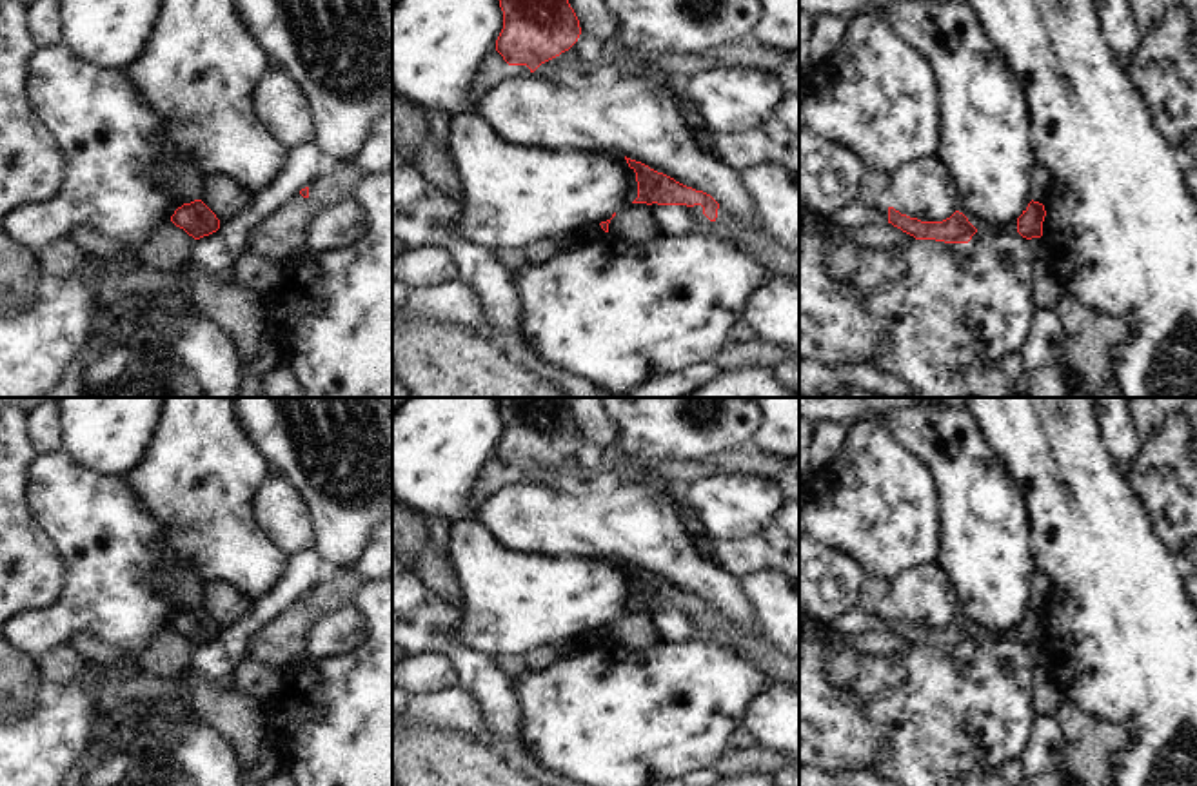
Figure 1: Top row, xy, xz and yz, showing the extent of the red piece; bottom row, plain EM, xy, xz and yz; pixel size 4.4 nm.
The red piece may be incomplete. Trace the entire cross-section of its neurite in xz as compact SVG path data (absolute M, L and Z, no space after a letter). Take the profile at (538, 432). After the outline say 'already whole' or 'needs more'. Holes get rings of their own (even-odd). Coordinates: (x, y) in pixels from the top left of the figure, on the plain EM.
M496 398L496 401L503 418L503 436L496 447L496 457L509 472L527 472L534 479L578 448L581 434L569 410L569 398Z | already whole

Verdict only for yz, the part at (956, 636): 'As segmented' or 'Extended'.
As segmented.

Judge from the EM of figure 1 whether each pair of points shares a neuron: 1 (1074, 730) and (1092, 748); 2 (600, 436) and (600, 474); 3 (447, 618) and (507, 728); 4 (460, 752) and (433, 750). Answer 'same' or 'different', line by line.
1: same
2: different
3: same
4: same

